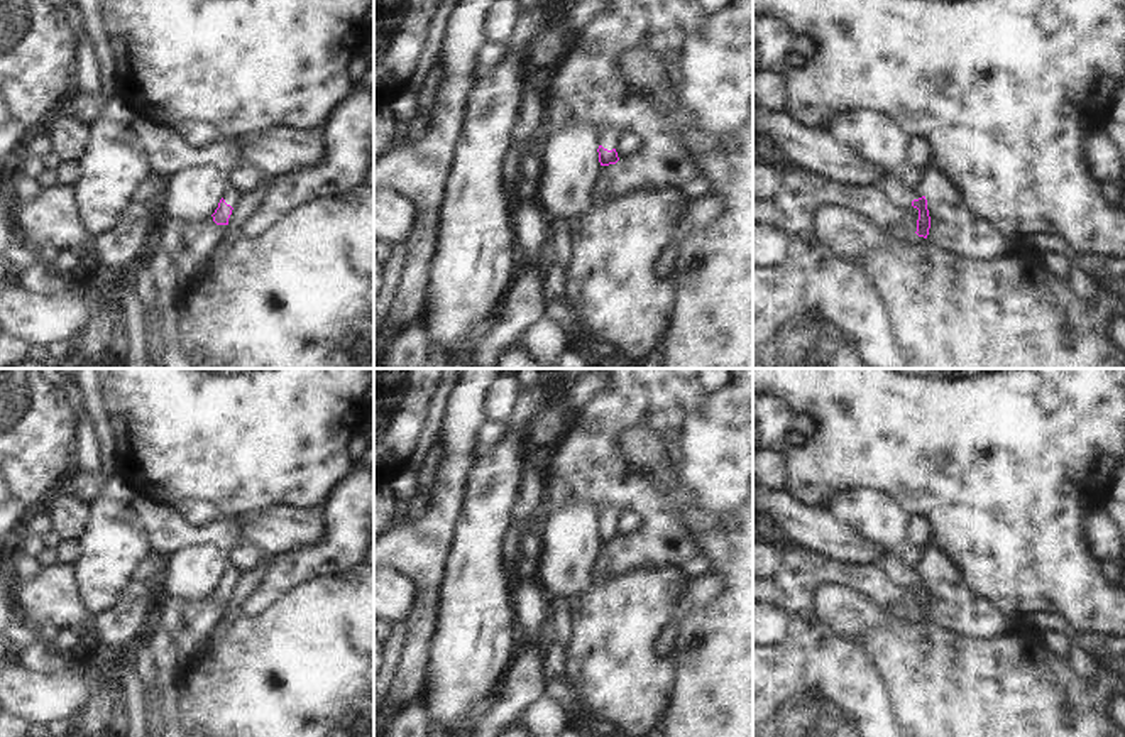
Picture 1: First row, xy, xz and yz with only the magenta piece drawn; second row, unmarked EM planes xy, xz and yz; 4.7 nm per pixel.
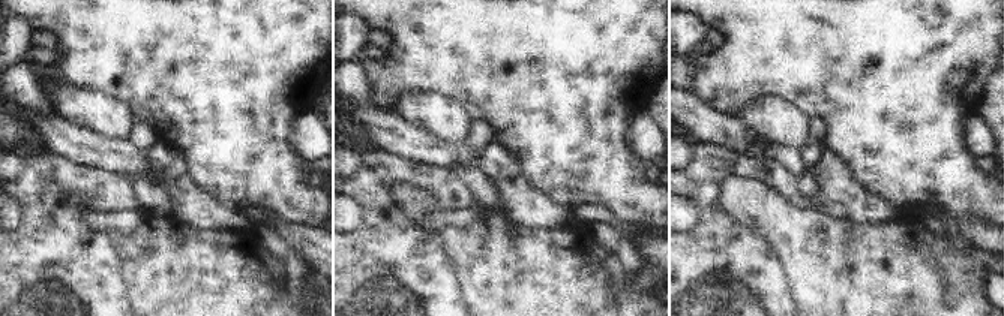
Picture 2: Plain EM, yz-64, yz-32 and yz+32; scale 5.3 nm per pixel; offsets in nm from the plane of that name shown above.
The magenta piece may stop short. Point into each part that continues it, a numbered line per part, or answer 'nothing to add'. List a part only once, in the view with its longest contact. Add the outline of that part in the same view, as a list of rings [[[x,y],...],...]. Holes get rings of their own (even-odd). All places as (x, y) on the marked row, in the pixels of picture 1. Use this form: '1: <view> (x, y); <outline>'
1: yz (900, 195); [[[888,172],[880,181],[880,188],[886,193],[886,196],[900,211],[912,208],[914,199],[925,196],[924,191],[905,186],[900,172]]]

